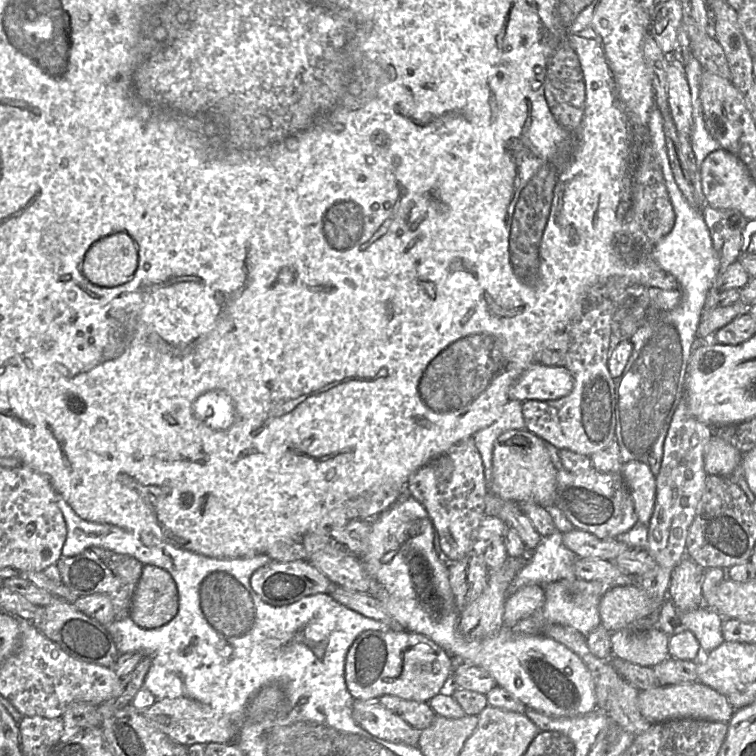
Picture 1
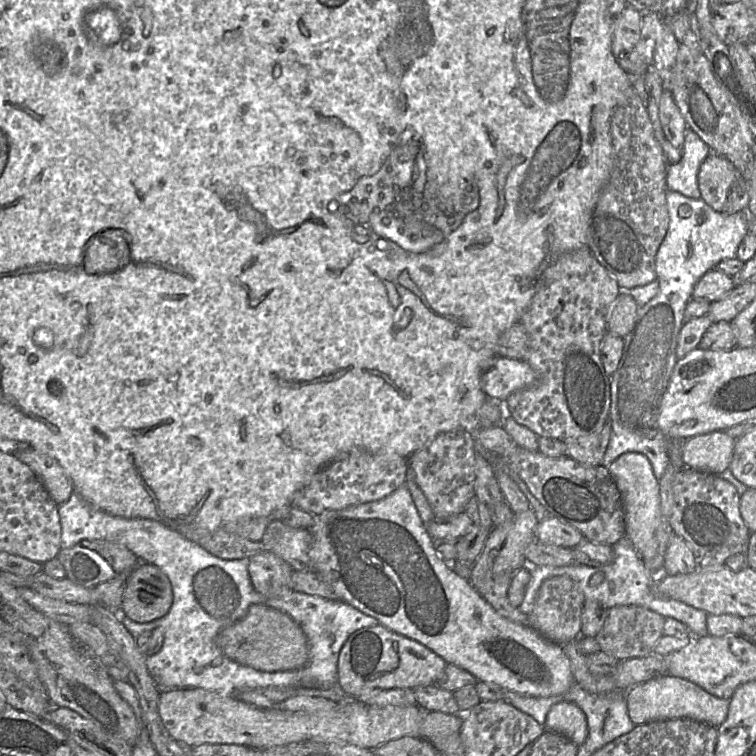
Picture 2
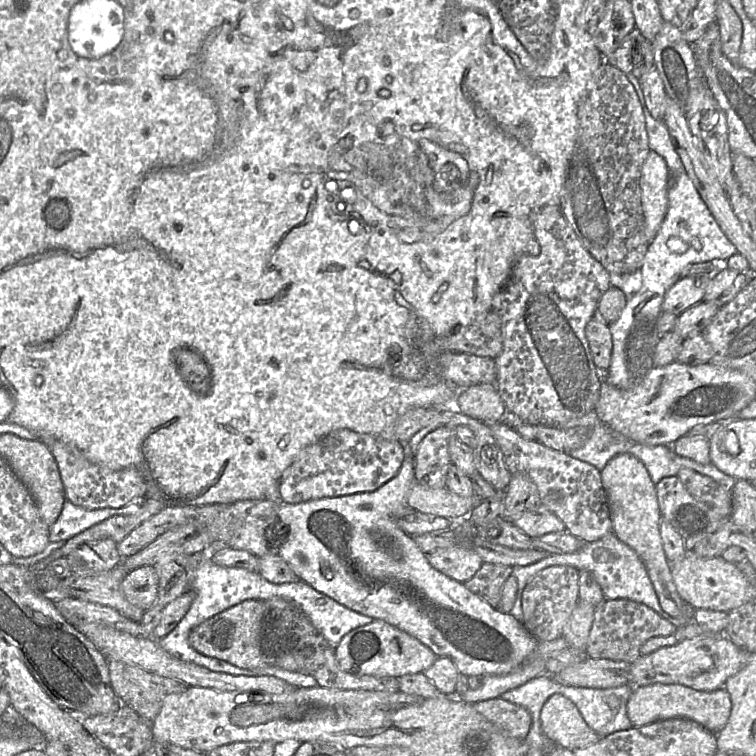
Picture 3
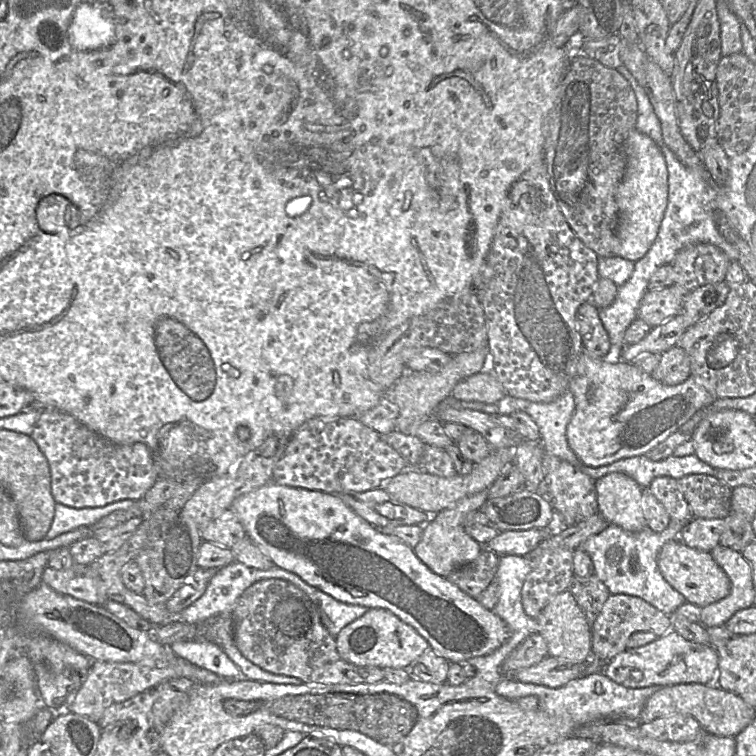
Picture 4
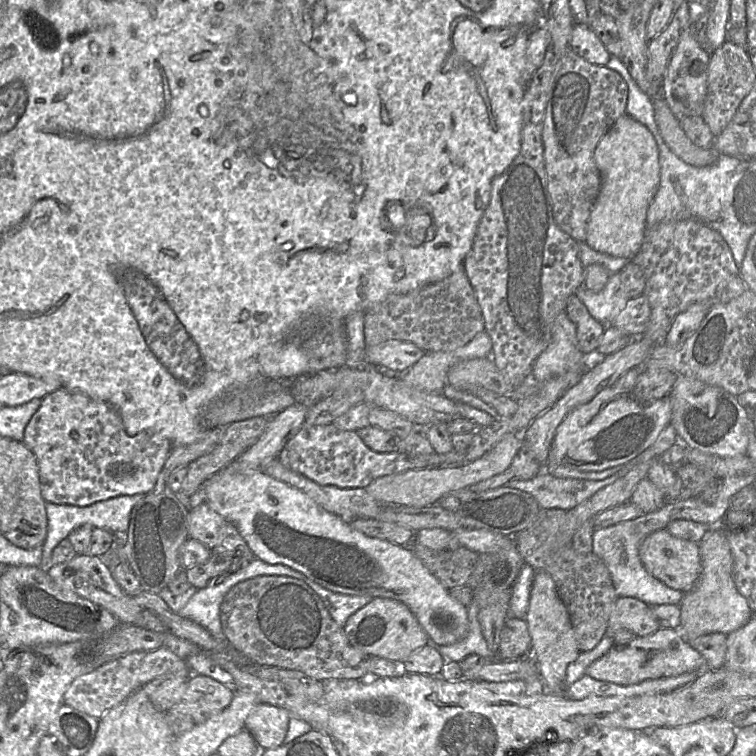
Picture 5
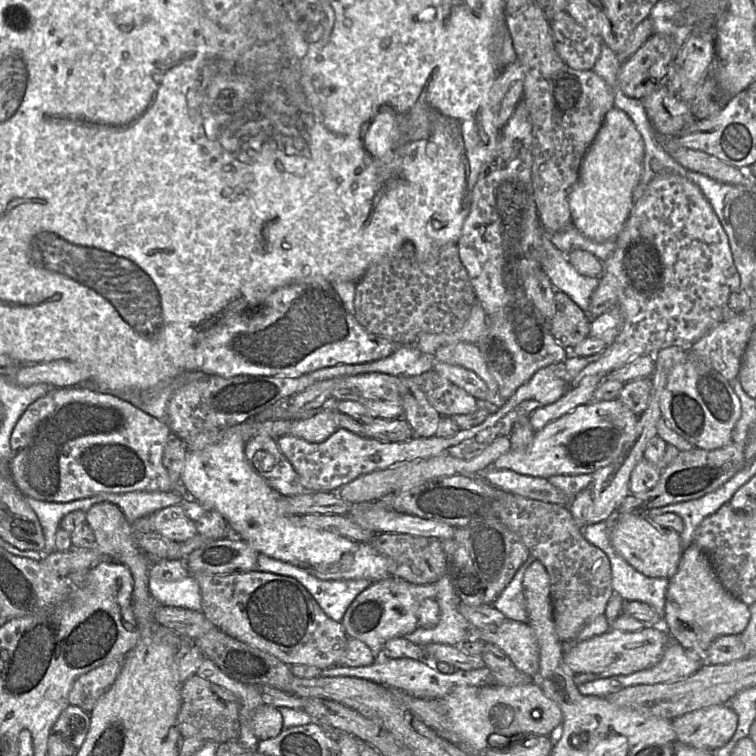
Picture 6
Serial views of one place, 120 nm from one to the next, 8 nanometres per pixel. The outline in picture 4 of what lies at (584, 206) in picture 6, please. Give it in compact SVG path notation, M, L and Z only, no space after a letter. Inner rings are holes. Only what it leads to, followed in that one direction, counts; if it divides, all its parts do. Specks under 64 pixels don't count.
M633 129L624 142L626 169L616 192L618 219L615 256L639 260L658 234L668 201L668 170L657 144L646 134Z

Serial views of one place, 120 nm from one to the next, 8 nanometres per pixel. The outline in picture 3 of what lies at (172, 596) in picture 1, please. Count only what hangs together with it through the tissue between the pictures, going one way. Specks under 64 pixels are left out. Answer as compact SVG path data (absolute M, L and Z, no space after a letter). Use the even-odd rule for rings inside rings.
M144 565L126 574L121 589L126 599L146 611L158 595L159 576L152 565Z

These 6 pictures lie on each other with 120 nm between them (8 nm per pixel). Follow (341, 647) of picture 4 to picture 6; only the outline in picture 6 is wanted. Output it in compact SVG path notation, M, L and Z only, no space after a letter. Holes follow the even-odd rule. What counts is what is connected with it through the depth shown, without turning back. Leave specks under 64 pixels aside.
M392 576L372 582L367 589L361 592L346 610L341 624L349 637L361 640L373 651L376 661L386 661L382 654L386 642L414 632L419 627L418 609L420 604L427 598L436 599L436 597L437 592L434 584L419 585Z

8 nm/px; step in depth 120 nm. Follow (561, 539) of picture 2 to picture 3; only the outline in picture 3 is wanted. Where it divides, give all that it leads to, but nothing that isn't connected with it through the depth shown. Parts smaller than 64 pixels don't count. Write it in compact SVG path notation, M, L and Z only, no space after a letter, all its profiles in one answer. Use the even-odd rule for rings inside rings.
M539 504L526 510L511 522L529 537L540 537L551 532L566 531L564 523L548 508Z

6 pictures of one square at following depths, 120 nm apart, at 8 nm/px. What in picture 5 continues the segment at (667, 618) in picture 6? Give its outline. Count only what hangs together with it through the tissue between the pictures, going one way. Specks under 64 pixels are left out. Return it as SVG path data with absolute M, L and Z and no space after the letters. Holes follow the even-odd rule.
M720 526L710 527L698 547L702 561L701 575L695 585L683 594L679 603L681 623L678 630L685 641L709 633L727 635L744 626L753 614L747 600L739 593L734 583L733 557L724 529Z

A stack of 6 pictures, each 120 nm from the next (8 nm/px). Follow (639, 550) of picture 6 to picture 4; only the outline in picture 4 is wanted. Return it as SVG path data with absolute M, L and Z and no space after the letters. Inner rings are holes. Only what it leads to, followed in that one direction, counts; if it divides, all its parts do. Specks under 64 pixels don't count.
M679 539L670 540L662 546L657 562L664 579L682 594L687 602L698 607L717 602L730 593L730 580L711 554L688 547Z

